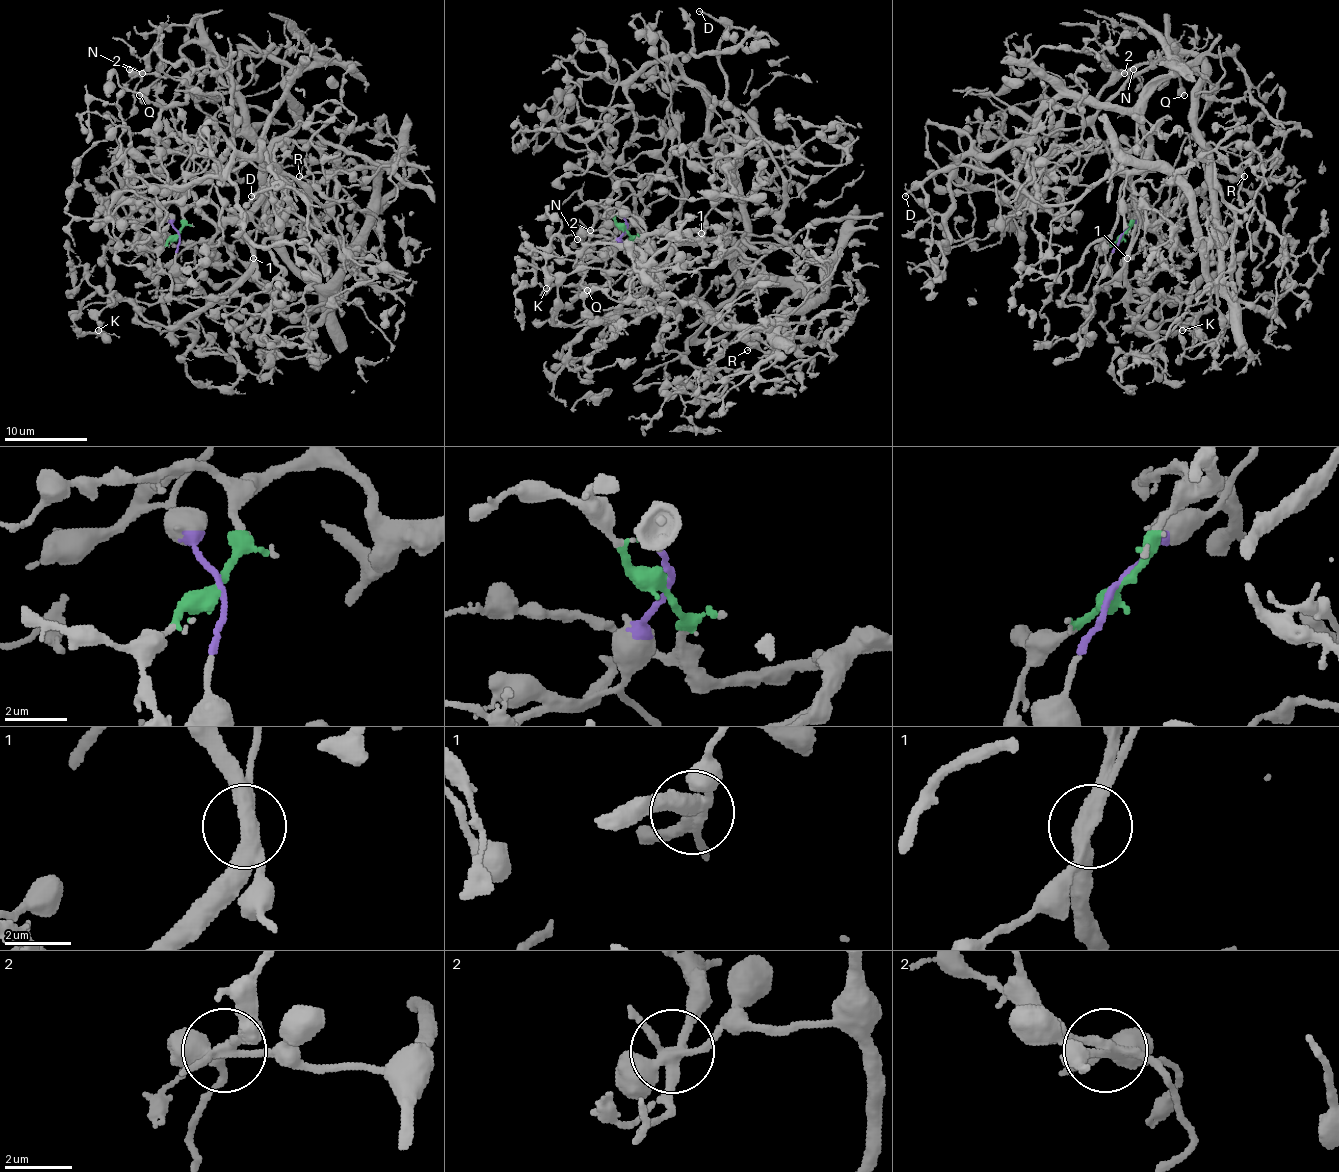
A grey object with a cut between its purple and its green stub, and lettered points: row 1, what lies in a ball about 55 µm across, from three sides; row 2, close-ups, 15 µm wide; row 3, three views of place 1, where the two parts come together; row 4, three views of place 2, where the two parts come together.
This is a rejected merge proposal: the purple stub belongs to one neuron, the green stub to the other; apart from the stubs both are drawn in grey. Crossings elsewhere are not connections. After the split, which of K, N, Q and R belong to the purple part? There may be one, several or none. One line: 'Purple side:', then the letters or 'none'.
Purple side: N, Q, R

